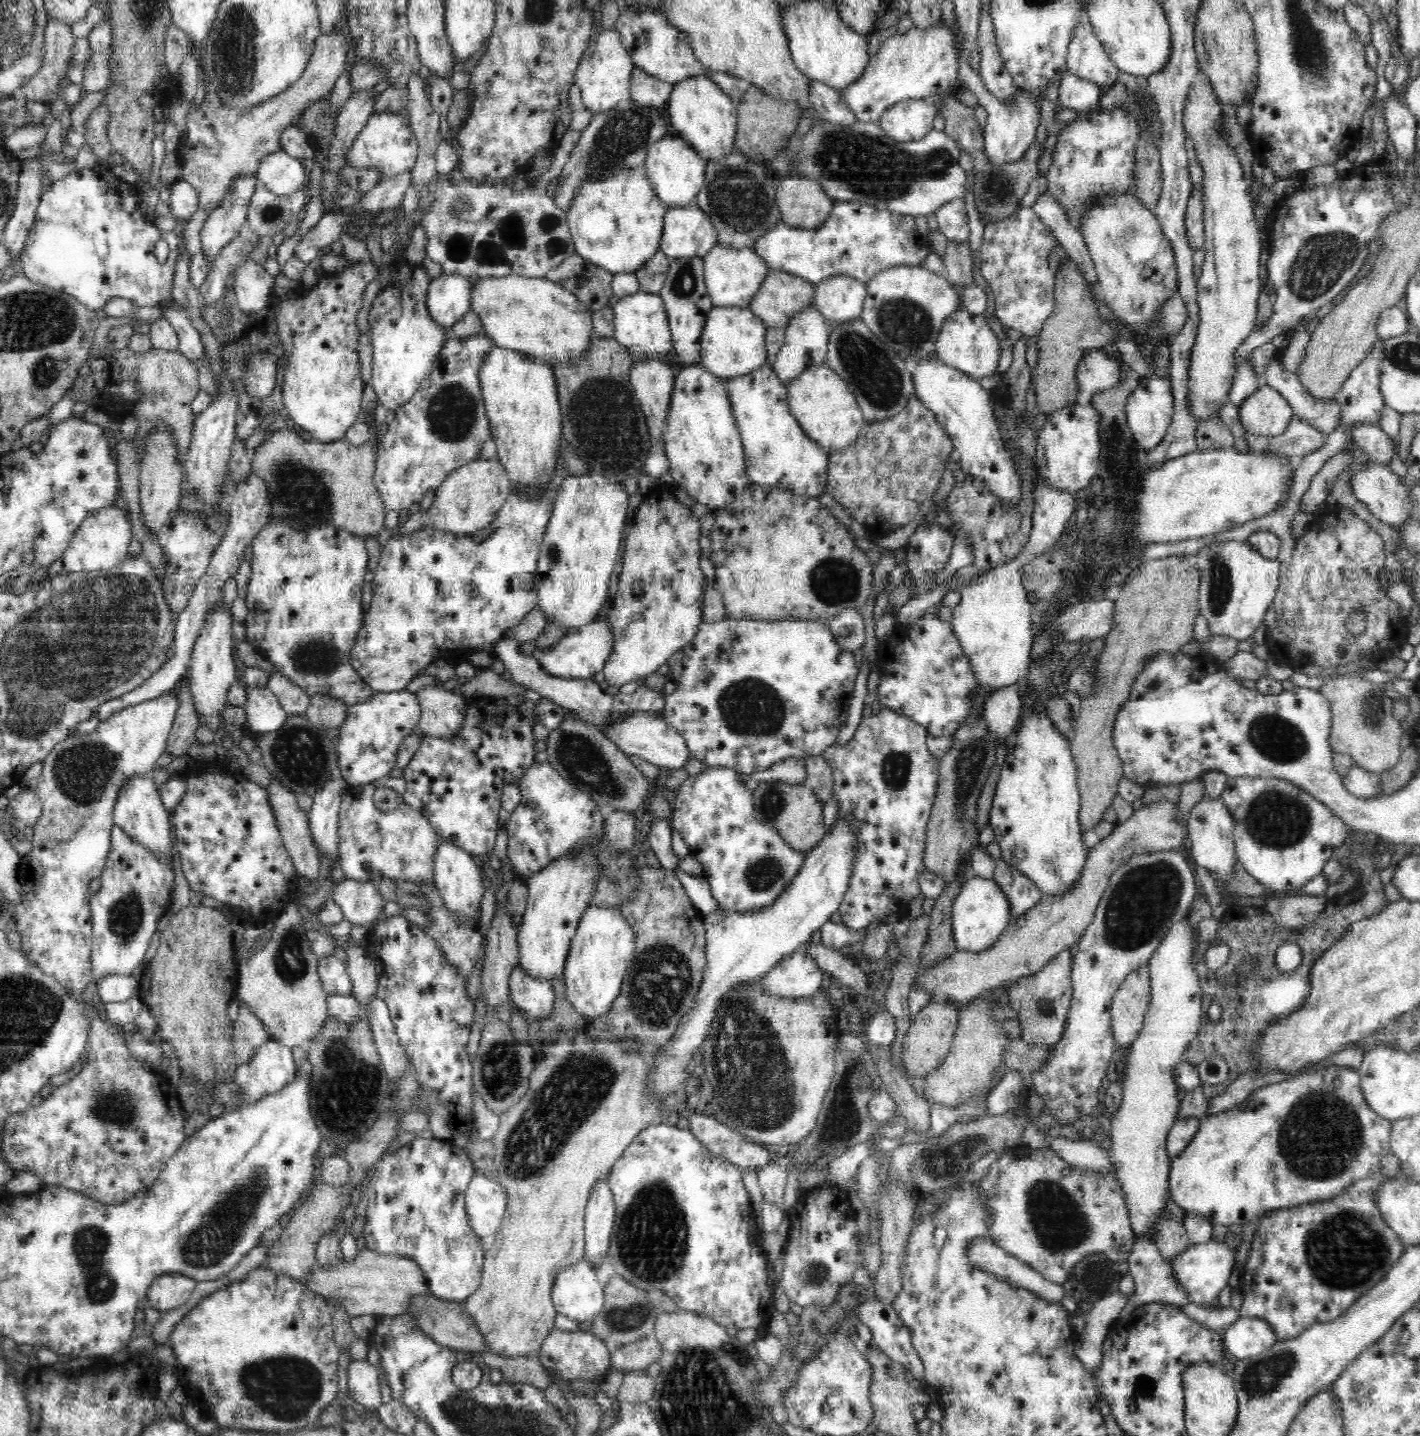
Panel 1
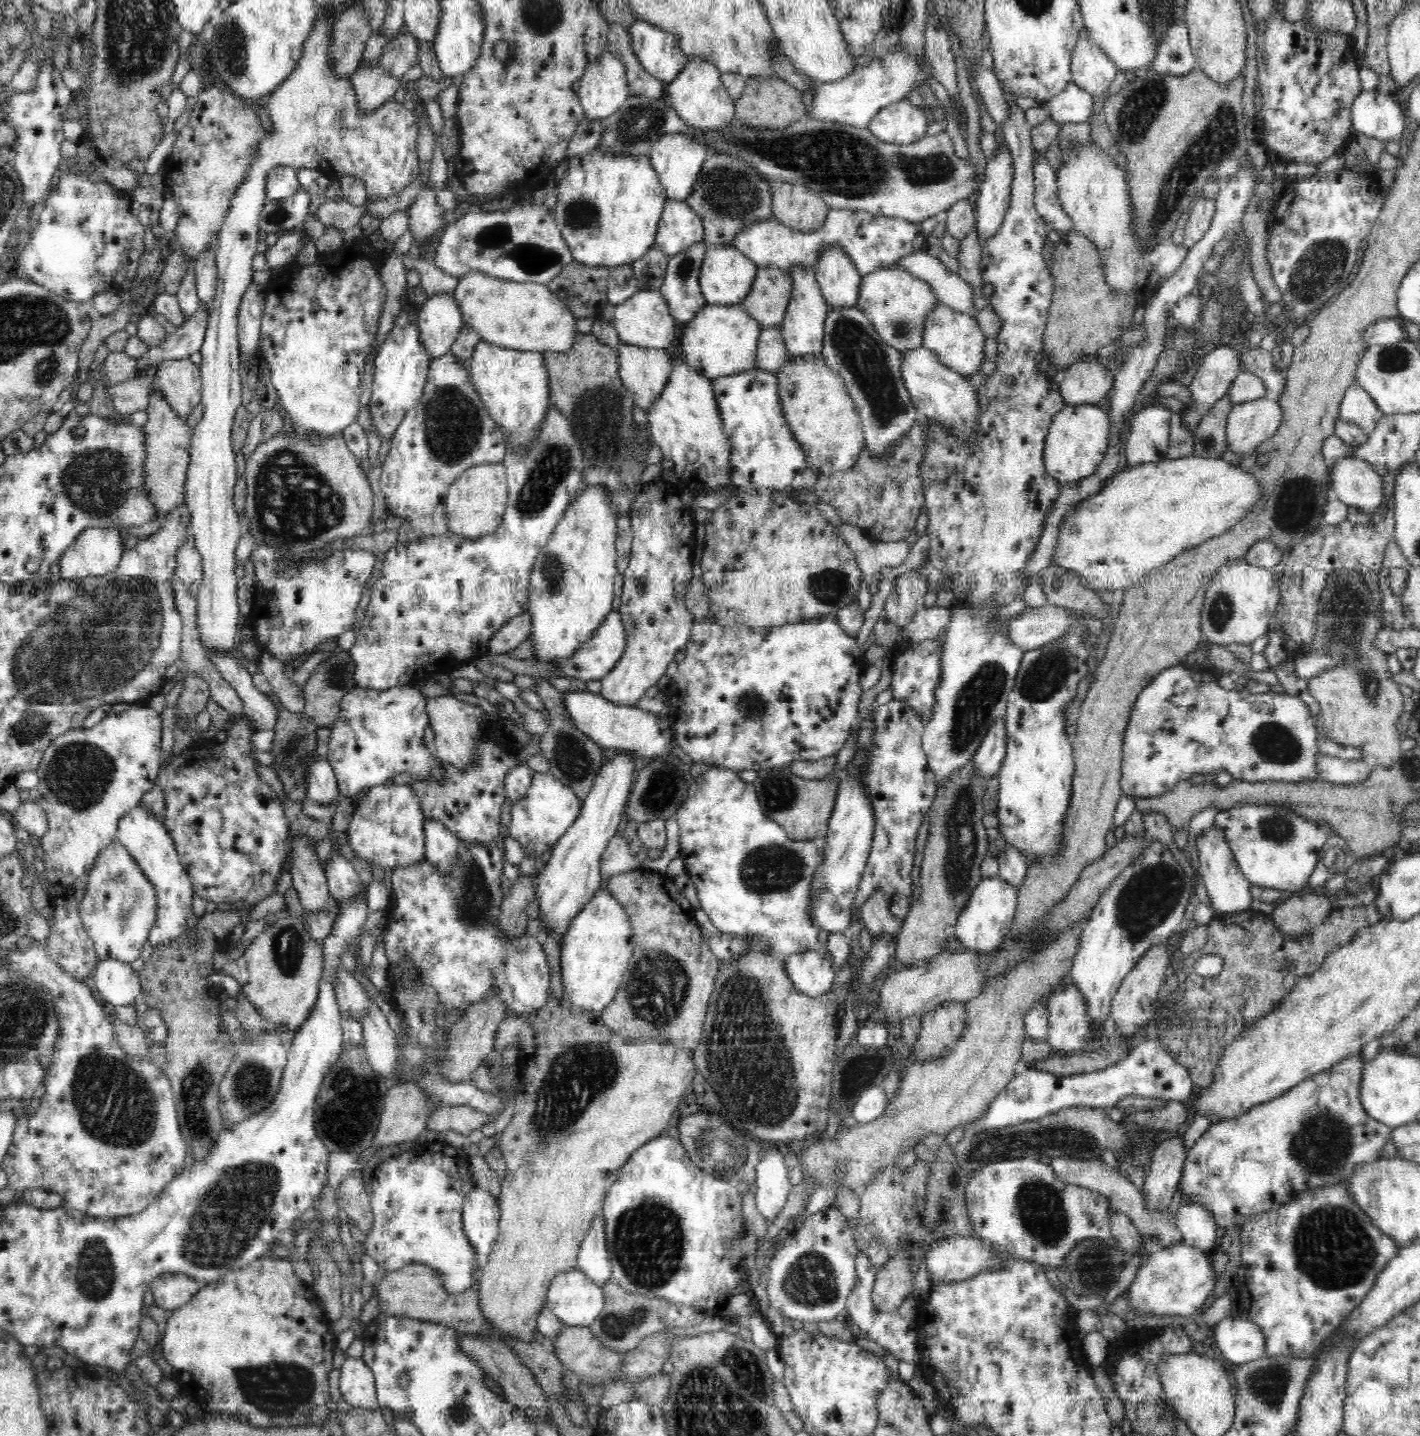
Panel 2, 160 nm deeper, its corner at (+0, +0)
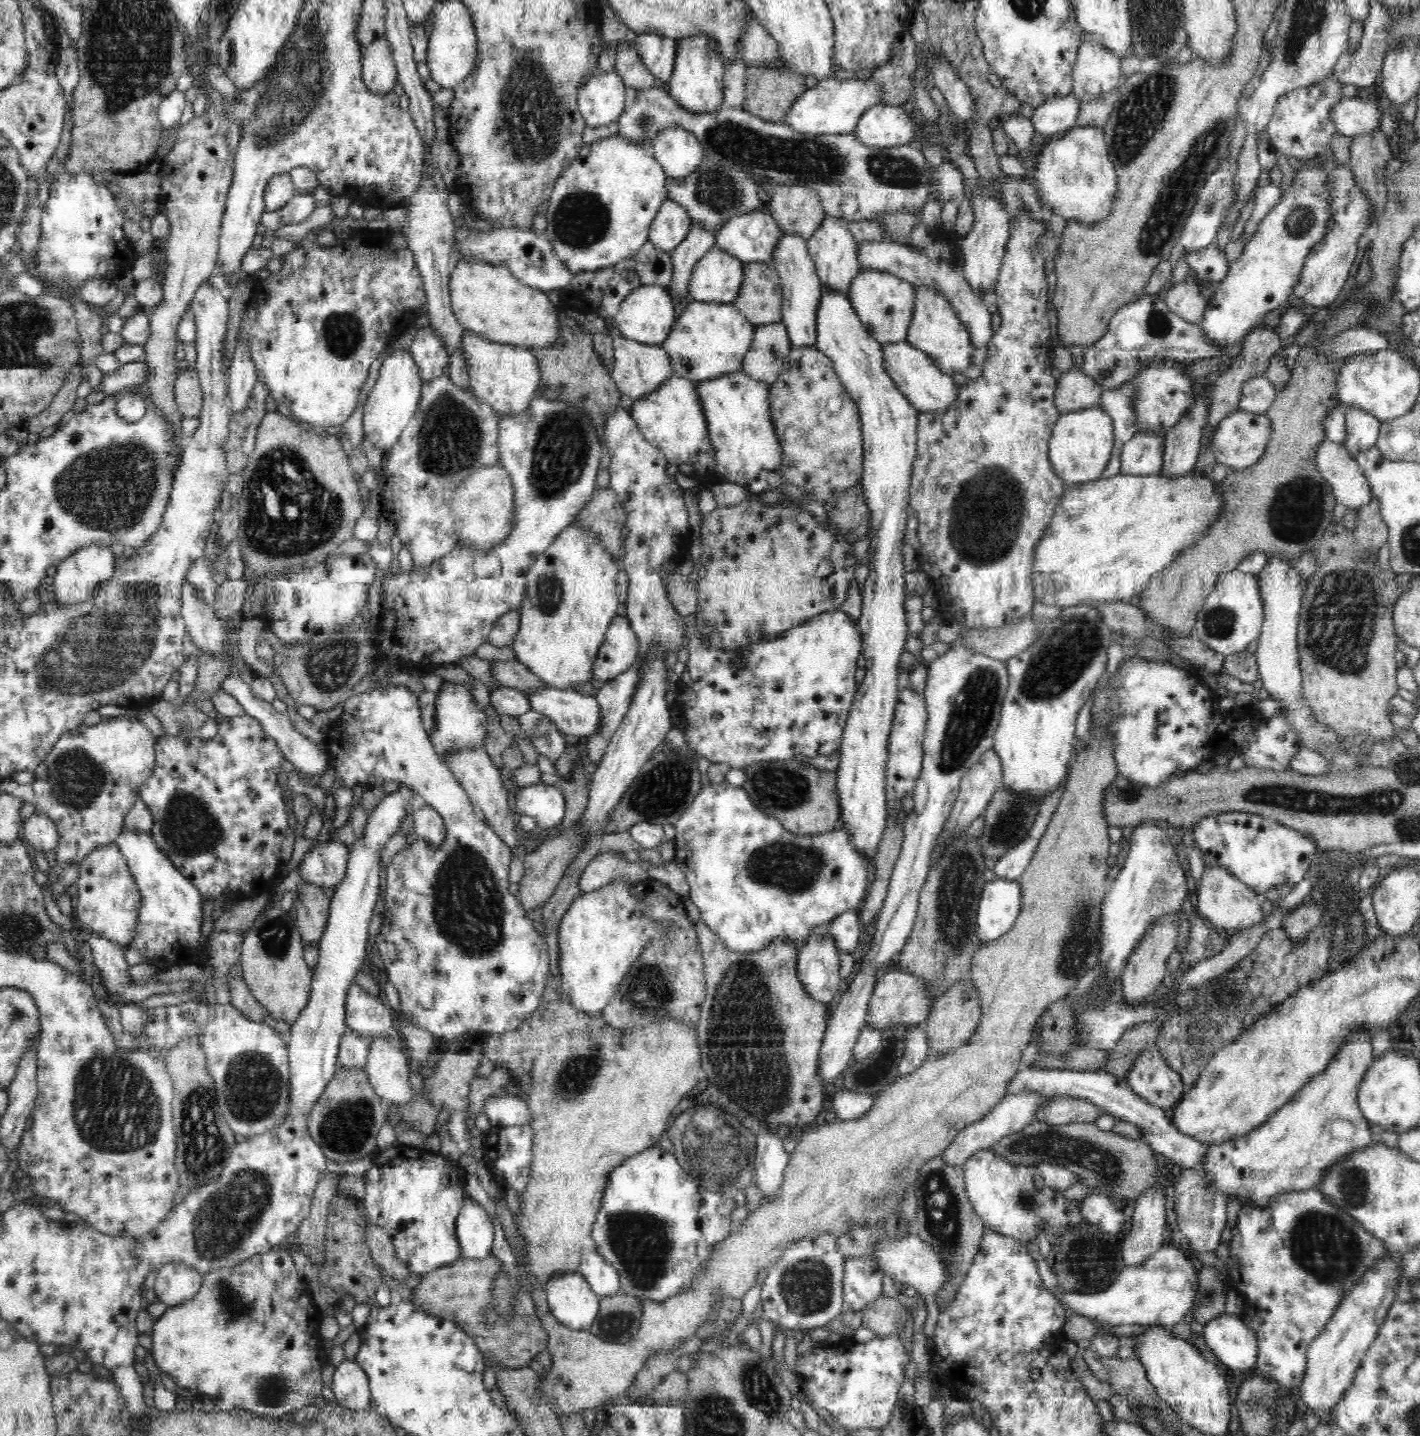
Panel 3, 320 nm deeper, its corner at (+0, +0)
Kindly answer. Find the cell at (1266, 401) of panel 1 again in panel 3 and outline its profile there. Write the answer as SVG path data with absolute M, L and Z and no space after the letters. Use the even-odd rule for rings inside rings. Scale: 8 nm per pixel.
M1239 409L1218 424L1214 430L1212 442L1208 444L1208 453L1213 456L1215 462L1227 466L1228 470L1244 470L1260 460L1267 448L1270 435L1272 435L1272 421L1267 414L1254 414Z

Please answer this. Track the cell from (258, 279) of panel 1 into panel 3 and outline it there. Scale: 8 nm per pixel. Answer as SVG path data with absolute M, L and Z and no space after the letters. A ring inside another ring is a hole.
M238 338L237 349L229 363L227 396L232 413L246 410L246 402L257 382L256 366L250 359L250 347Z

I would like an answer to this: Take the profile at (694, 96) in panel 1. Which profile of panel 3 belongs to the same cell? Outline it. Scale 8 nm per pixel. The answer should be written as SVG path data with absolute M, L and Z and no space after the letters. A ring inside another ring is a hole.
M694 35L677 39L675 65L671 77L664 83L667 92L680 106L692 113L715 113L723 106L724 57L714 49L710 37Z

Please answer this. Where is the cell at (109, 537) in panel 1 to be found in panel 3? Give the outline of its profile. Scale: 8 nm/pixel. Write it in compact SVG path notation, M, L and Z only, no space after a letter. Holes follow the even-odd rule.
M88 544L74 554L64 558L57 565L57 574L54 577L53 588L55 602L64 606L72 606L78 602L84 602L92 597L99 584L112 578L119 561L114 557L110 546L100 546L99 544Z

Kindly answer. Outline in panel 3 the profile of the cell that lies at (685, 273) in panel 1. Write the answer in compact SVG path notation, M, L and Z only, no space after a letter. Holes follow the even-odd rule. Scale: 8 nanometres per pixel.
M692 223L687 237L670 251L673 274L667 290L677 302L684 302L680 298L690 298L690 279L696 263L715 246L715 234Z

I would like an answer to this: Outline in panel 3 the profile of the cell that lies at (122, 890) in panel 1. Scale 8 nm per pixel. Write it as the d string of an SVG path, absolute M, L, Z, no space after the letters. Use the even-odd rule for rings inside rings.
M115 844L92 850L79 862L77 878L76 914L78 920L92 933L110 939L122 949L129 948L138 922L138 910L142 902L135 878L128 868L124 855Z

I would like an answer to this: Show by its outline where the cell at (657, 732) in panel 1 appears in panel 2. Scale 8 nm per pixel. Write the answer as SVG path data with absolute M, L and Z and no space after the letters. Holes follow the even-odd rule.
M591 691L566 692L563 696L565 709L572 724L596 744L607 750L628 751L635 757L663 759L665 754L672 754L673 728L668 719L660 719L656 713L647 712L638 707L616 706L602 695Z

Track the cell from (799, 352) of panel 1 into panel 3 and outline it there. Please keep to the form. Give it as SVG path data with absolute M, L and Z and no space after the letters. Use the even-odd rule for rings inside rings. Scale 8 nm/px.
M782 233L770 264L779 276L780 292L783 296L782 323L786 326L790 342L797 348L815 348L818 335L816 316L818 316L818 306L821 304L824 287L807 249L807 239L792 233Z

